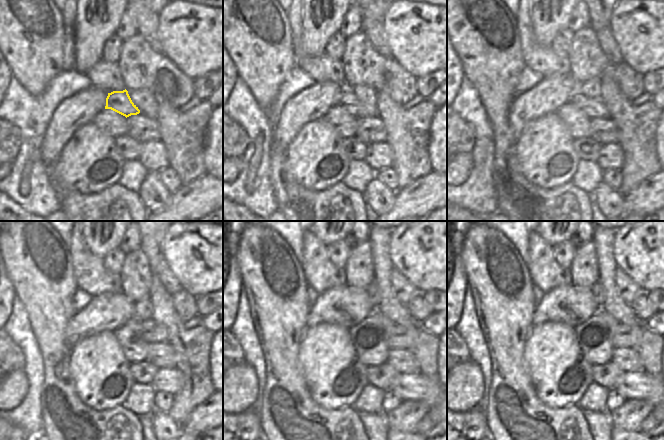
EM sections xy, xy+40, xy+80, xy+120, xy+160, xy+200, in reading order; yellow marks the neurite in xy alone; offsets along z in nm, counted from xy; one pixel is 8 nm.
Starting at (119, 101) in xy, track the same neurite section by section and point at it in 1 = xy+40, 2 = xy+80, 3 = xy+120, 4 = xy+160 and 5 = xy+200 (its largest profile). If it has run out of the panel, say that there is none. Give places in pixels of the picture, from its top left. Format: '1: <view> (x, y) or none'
1: xy+40 (349, 101)
2: xy+80 (594, 108)
3: xy+120 (152, 332)
4: xy+160 (399, 337)
5: xy+200 (628, 336)

